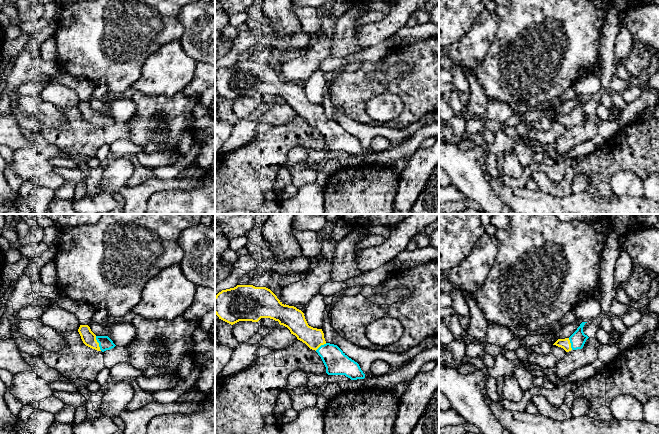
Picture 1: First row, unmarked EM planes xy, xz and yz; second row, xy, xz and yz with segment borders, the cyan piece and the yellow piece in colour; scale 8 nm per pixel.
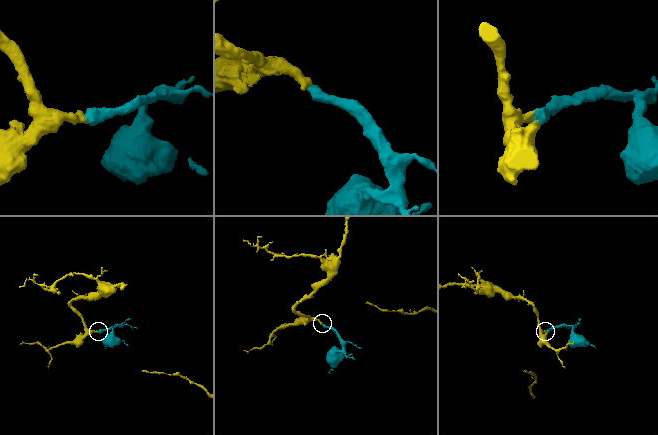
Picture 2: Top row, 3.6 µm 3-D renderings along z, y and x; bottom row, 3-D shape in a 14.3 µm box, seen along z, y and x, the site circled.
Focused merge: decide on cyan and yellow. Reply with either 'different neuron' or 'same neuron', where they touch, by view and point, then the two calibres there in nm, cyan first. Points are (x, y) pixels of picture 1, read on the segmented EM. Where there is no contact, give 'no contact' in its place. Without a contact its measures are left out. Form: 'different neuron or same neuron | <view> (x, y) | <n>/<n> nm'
same neuron | xy (98, 342) | 110/110 nm

